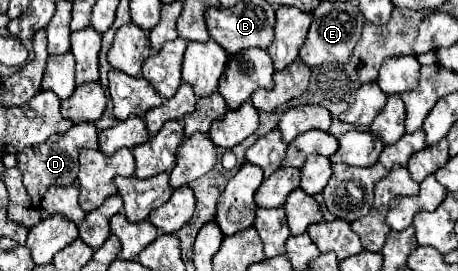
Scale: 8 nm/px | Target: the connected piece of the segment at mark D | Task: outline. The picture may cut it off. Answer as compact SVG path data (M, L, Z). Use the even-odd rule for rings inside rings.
M78 123L72 125L66 133L62 135L52 135L48 141L28 147L22 153L18 153L18 169L24 175L24 187L28 189L28 193L32 193L32 197L38 197L40 193L44 193L44 189L52 187L52 185L72 185L76 183L76 173L80 169L78 163L78 155L80 149L98 149L98 131L94 127L94 123Z

